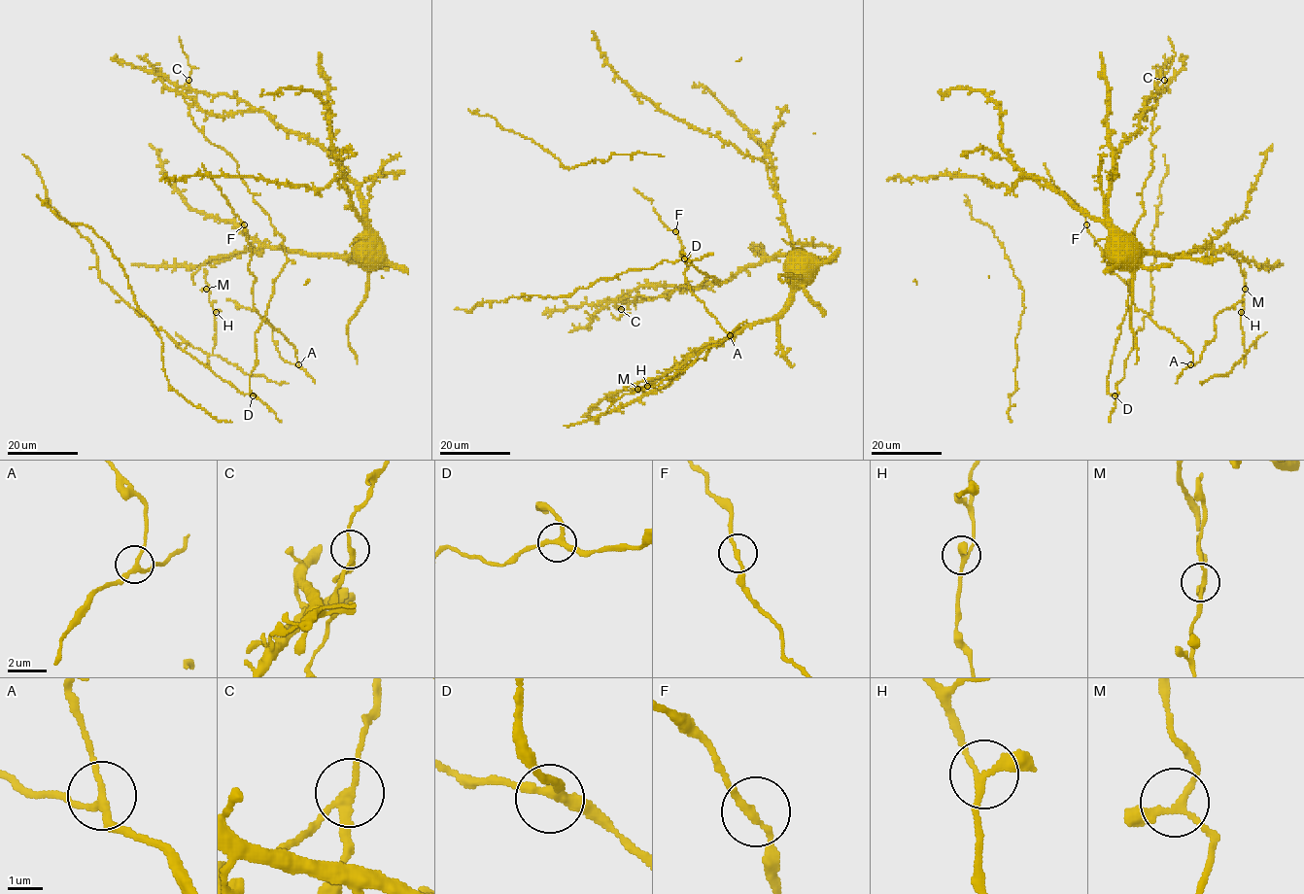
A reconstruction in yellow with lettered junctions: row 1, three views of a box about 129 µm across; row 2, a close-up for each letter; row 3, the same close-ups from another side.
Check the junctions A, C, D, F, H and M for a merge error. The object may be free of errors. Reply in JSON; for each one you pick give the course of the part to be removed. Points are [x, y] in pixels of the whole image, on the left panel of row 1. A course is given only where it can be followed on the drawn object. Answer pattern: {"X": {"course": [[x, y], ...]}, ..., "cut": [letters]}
{"cut": []}

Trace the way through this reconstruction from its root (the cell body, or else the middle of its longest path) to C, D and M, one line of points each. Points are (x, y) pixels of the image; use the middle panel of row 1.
C: (796, 260), (795, 252), (767, 256), (724, 281), (674, 289), (647, 300), (625, 301), (621, 309)
D: (796, 260), (767, 256), (724, 281), (616, 304), (719, 283), (684, 258)
M: (796, 260), (790, 264), (790, 297), (778, 313), (703, 345), (678, 366), (633, 385), (637, 389)

